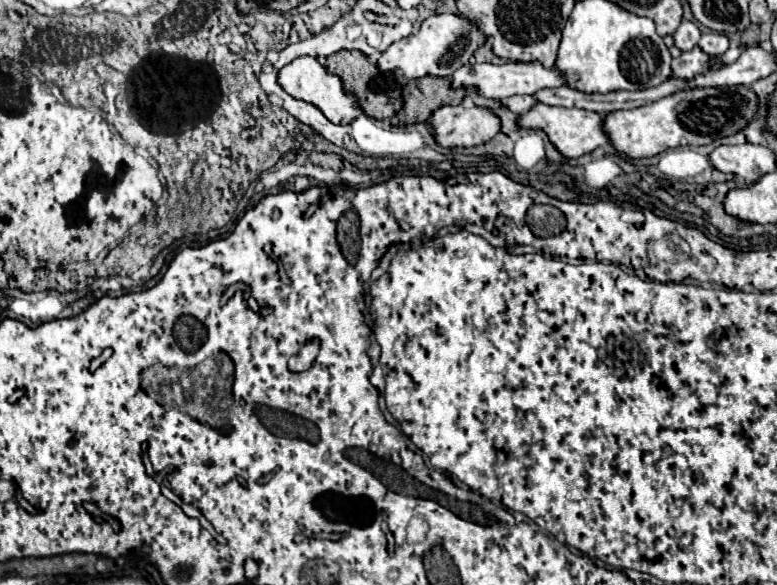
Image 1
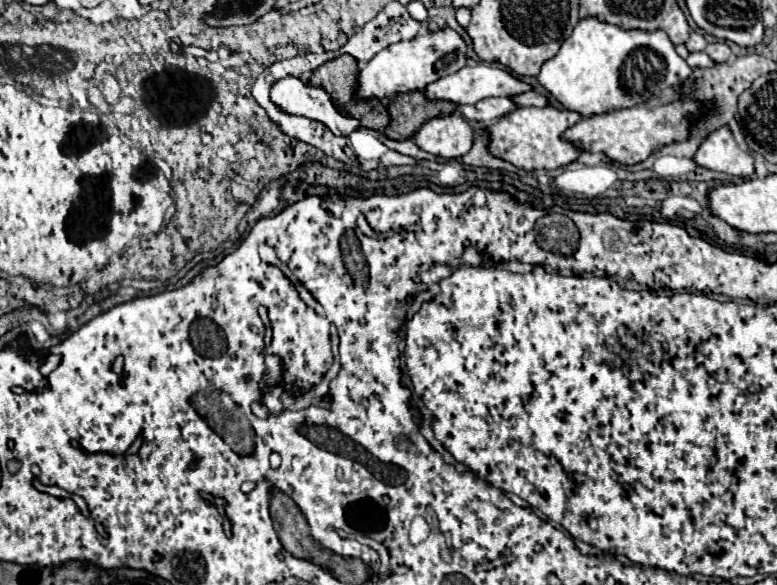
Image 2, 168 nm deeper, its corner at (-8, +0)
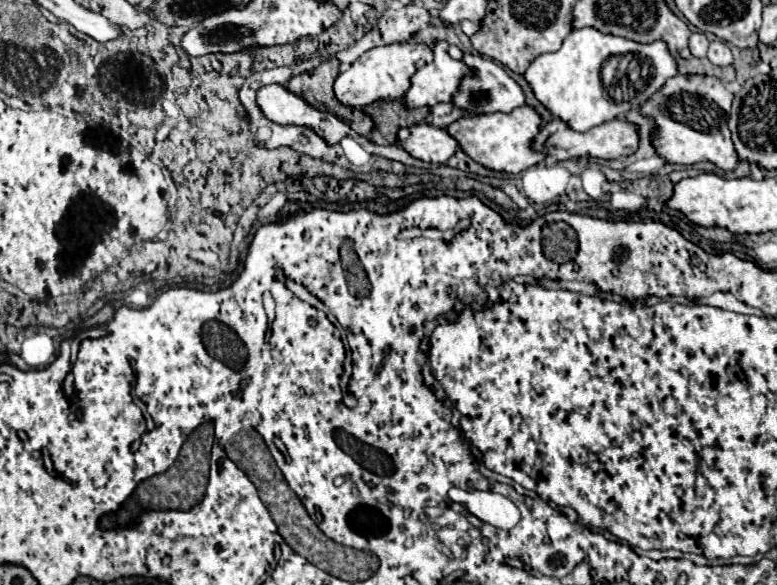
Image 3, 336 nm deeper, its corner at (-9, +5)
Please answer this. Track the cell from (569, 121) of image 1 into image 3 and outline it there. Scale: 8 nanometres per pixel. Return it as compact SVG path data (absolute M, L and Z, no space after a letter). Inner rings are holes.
M522 105L510 113L492 113L492 115L480 115L480 117L460 117L452 125L446 127L448 135L456 139L458 147L476 163L498 171L498 173L510 173L516 175L544 159L538 151L532 151L530 141L536 137L536 131L540 131L540 117L536 111L528 105Z

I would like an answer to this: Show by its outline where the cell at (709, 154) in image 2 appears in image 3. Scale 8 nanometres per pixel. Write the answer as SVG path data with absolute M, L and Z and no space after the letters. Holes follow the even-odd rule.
M678 73L640 105L642 115L650 117L656 125L650 139L652 147L668 163L692 165L698 161L710 161L724 171L736 169L738 155L726 123L732 99L734 95L718 77Z

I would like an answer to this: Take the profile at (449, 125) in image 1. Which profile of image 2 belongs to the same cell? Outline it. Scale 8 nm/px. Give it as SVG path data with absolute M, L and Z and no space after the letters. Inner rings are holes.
M453 112L449 116L437 116L423 124L413 136L419 148L441 156L441 158L461 158L473 148L475 132L465 116Z

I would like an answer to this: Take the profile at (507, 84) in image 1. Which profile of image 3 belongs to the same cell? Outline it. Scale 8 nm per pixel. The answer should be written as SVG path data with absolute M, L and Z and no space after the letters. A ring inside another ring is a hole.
M438 41L434 45L434 59L432 63L418 69L412 79L410 87L404 93L406 107L432 107L436 103L444 103L452 99L452 91L460 85L460 79L468 73L464 63L452 59L448 53L448 43Z

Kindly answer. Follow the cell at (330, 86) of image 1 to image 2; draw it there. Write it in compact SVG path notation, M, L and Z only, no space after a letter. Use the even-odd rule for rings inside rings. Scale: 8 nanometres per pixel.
M285 76L271 88L271 100L279 104L285 112L307 116L311 120L319 120L335 132L335 136L347 136L361 126L357 118L341 114L331 96L321 86L313 86L297 76Z

